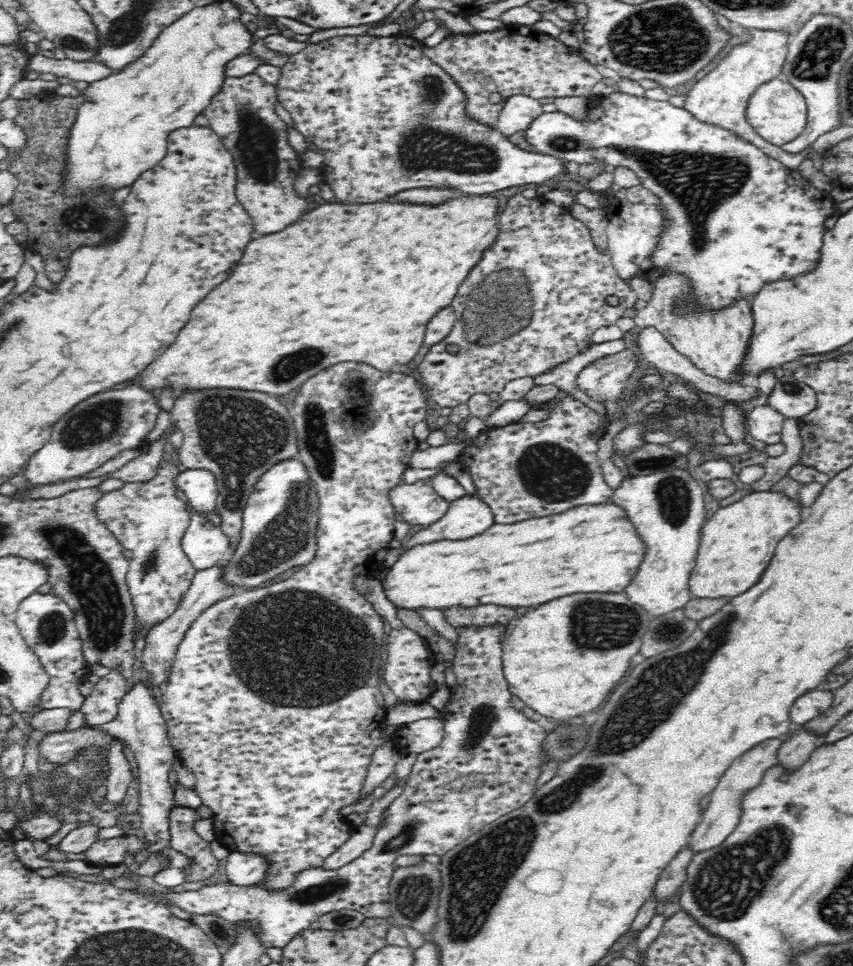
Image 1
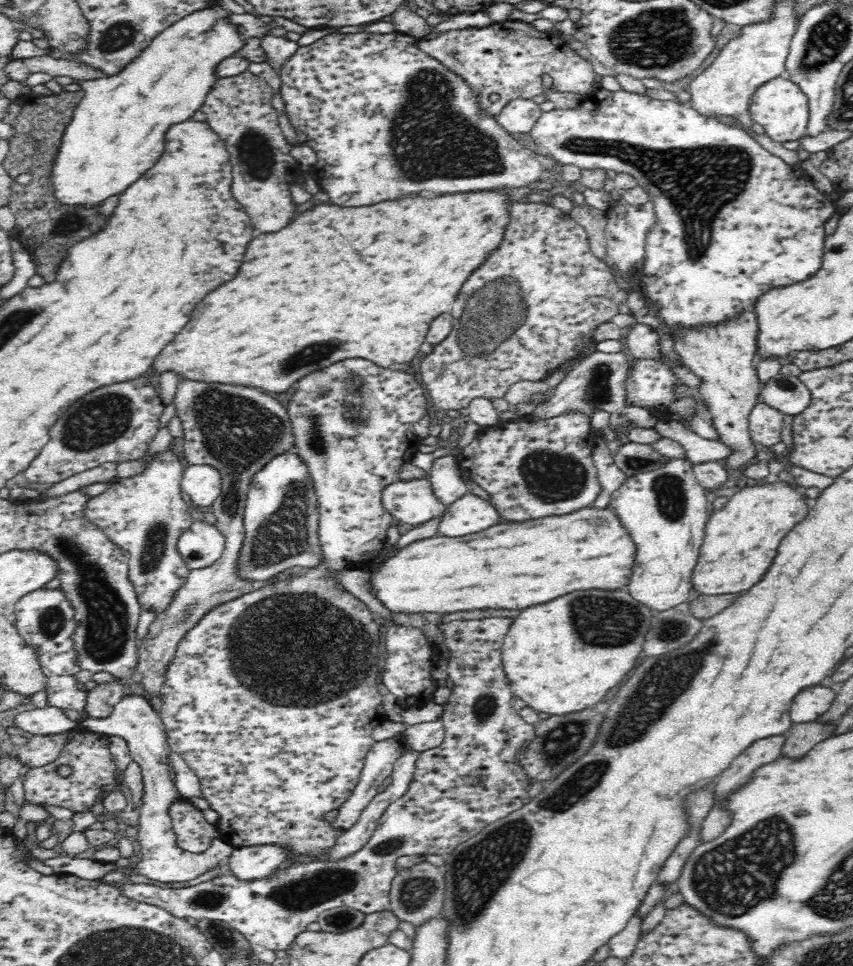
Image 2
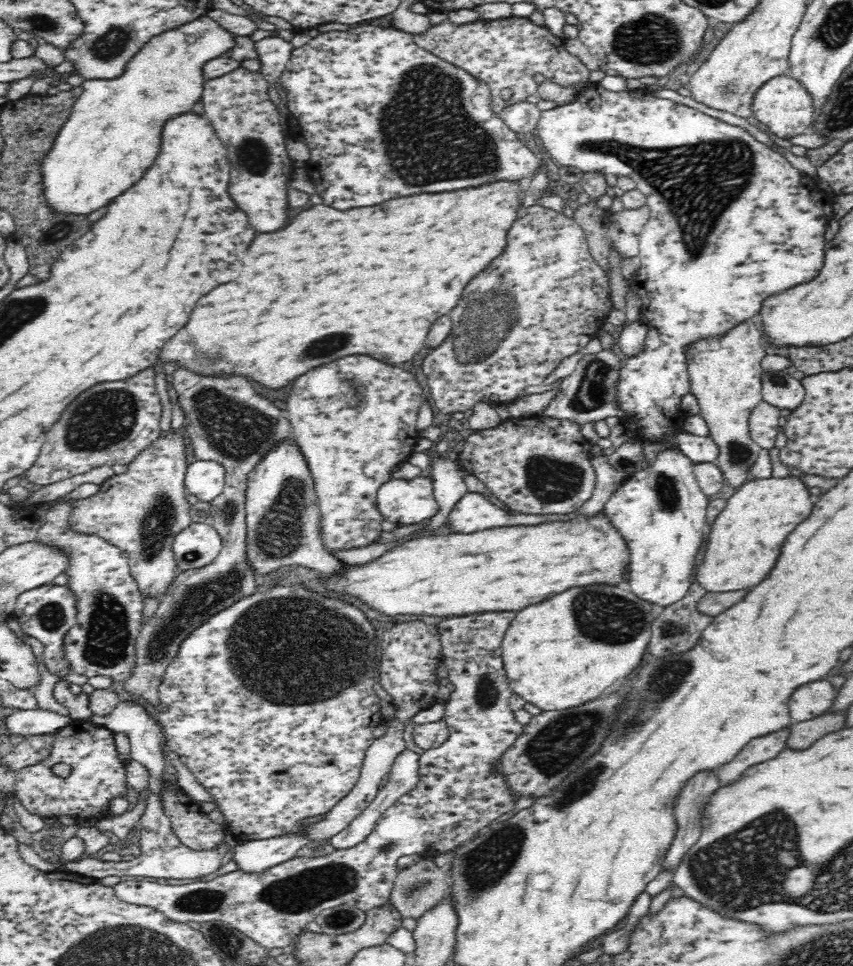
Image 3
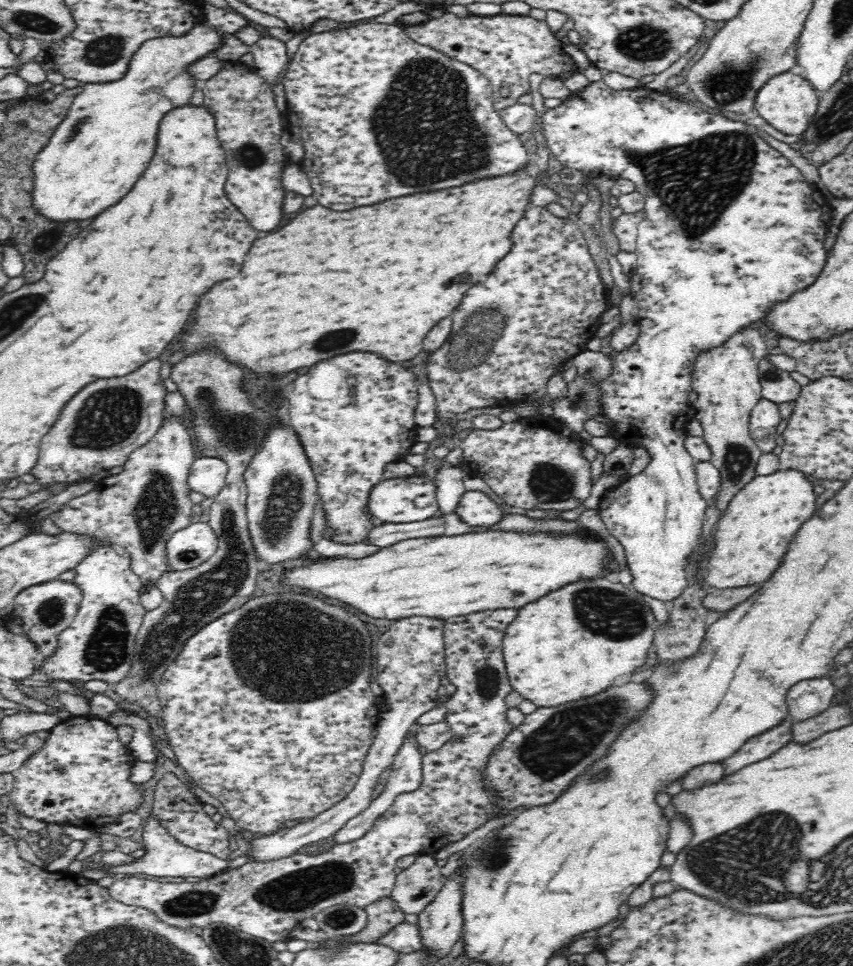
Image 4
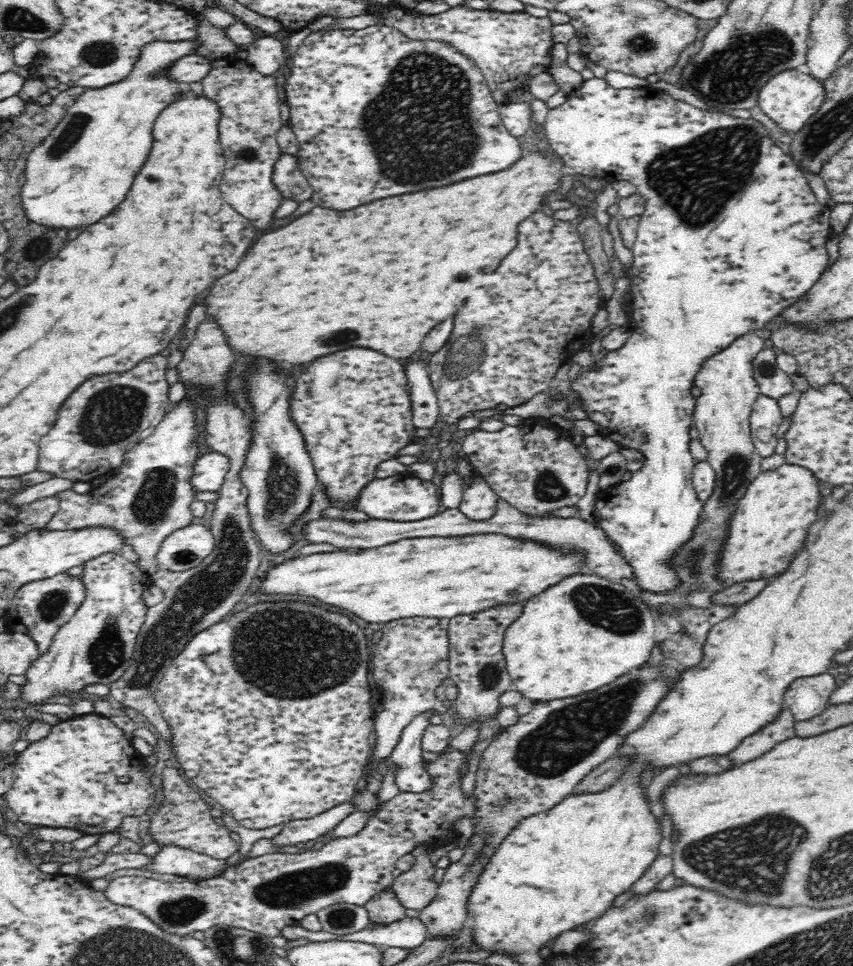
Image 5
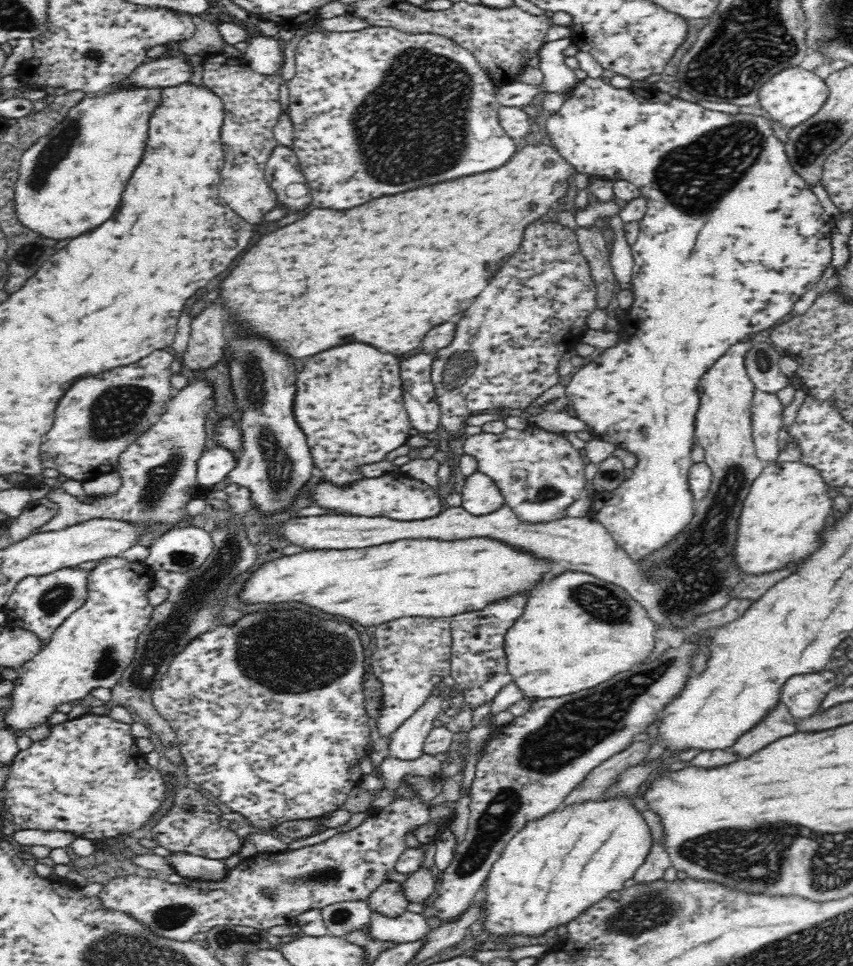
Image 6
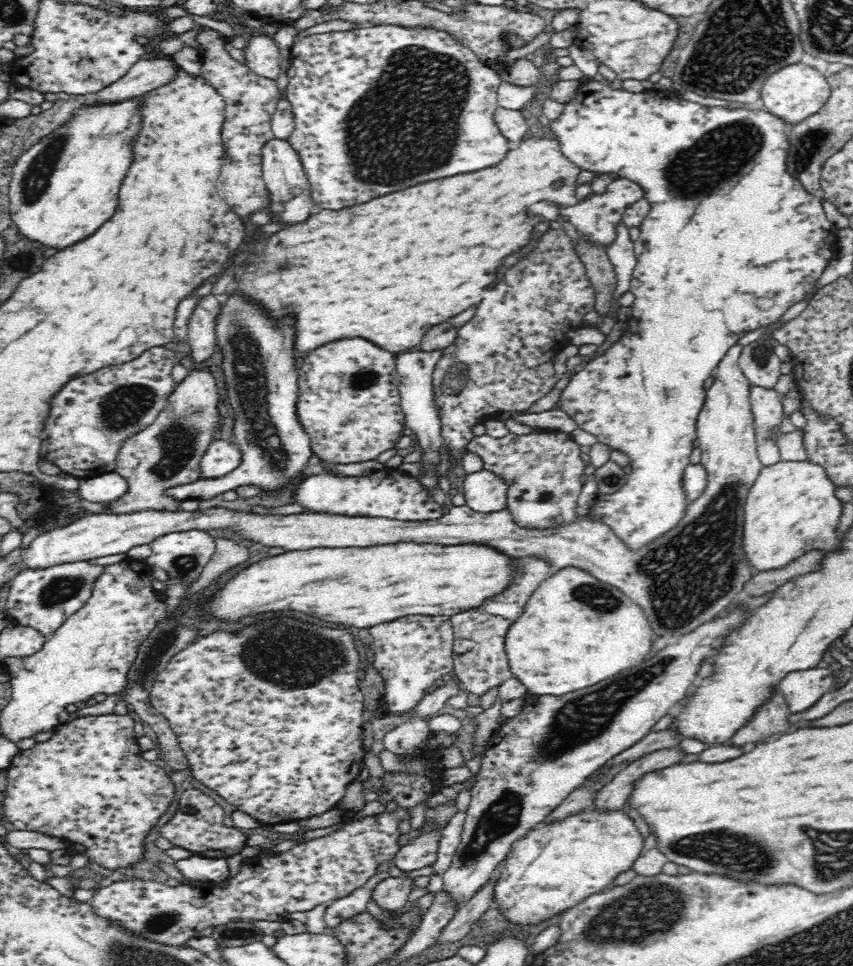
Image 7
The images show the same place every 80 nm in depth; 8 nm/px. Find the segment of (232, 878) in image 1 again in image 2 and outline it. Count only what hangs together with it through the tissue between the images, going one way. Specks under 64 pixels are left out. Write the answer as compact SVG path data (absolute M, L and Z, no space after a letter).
M252 846L250 848L235 848L224 867L242 882L262 880L270 877L283 867L286 862L285 850L279 846Z

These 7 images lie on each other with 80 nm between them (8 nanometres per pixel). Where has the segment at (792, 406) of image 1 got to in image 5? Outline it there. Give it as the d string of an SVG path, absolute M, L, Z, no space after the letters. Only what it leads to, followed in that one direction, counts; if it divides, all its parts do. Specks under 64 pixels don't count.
M769 346L758 354L754 360L754 374L756 374L760 392L768 398L780 400L782 396L788 396L796 391L792 380L788 377L789 374L776 365L776 352Z

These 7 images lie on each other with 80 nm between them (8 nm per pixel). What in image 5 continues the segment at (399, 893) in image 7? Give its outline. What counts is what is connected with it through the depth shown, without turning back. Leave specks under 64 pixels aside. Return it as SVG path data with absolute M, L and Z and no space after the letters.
M392 888L378 894L372 901L366 902L365 909L369 914L370 926L388 926L398 920L404 920L405 908L396 899Z

